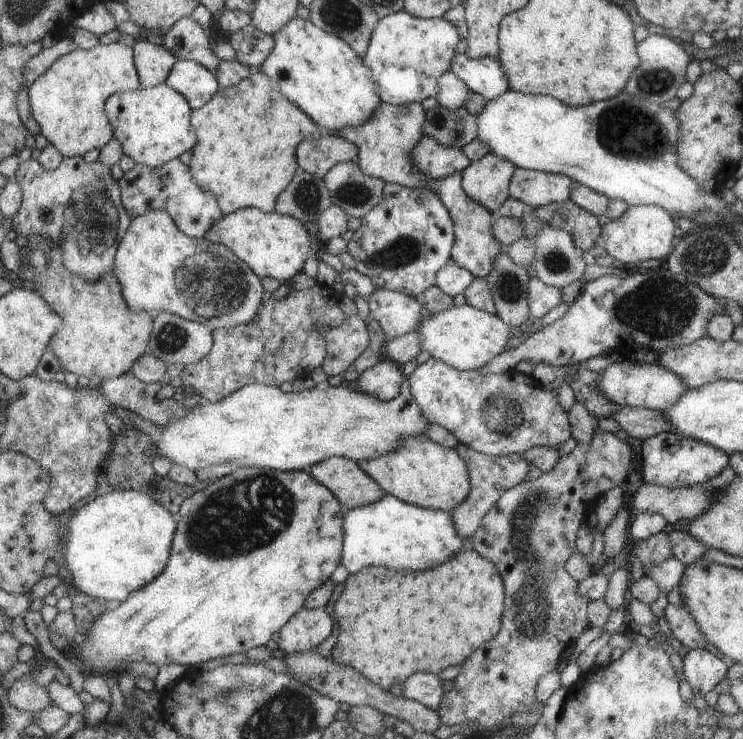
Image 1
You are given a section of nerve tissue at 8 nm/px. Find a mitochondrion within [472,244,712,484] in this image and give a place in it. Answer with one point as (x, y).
(661, 307)

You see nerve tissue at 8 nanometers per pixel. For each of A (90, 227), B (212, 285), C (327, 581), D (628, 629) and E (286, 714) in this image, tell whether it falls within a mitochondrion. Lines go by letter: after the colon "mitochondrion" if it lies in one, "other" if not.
A: mitochondrion
B: mitochondrion
C: other
D: other
E: mitochondrion

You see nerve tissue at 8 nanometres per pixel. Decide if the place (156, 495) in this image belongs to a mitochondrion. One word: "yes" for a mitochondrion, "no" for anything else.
no

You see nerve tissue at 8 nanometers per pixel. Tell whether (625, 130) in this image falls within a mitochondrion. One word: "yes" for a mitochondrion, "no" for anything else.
yes

